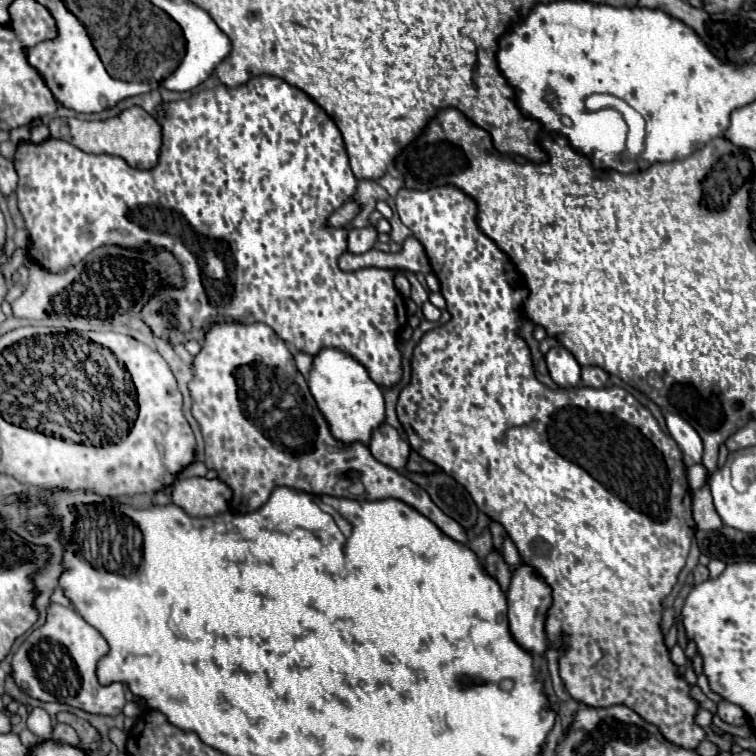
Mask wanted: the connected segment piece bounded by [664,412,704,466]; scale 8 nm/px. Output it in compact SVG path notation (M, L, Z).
M664 412L664 416L666 416L666 426L668 426L670 436L676 440L678 448L682 450L684 464L686 466L700 464L704 448L702 448L702 438L698 436L698 432L684 418L680 418L678 414Z

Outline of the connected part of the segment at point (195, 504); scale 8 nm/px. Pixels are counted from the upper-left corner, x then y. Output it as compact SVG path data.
M178 478L172 502L192 516L216 516L228 510L232 488L220 478Z

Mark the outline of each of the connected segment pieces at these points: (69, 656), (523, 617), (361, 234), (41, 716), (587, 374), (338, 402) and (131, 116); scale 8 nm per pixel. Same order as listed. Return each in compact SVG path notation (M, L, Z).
M48 606L46 622L24 636L12 656L12 678L16 686L40 702L60 702L90 714L118 716L126 704L124 686L100 686L96 680L96 662L108 652L102 634L90 626L74 608Z
M520 566L512 574L512 584L506 592L508 598L508 624L510 624L510 634L514 636L514 642L524 648L532 656L544 656L546 652L546 632L544 632L544 614L546 608L550 606L550 588L546 582L534 574L530 566Z
M366 226L366 228L354 228L348 232L348 252L352 254L362 254L368 252L374 242L376 242L376 228L374 226Z
M34 708L28 715L27 727L35 735L44 739L50 739L52 726L50 726L50 716L42 708Z
M584 366L582 368L582 384L590 388L604 388L608 382L608 374L598 366Z
M322 350L314 358L314 366L308 374L308 386L318 410L330 426L332 436L346 446L354 442L368 444L372 432L384 422L384 398L380 386L368 378L364 366L340 350Z
M132 106L124 110L120 116L108 118L104 122L100 120L86 122L78 118L68 118L64 120L64 124L68 124L70 128L70 142L82 152L112 154L126 160L132 168L140 168L140 170L150 170L158 164L158 156L162 148L162 126L152 114L148 114L140 106Z

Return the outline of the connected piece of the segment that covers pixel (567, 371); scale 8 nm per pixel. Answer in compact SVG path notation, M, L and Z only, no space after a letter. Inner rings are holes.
M554 346L544 358L548 364L550 378L560 388L574 388L580 384L580 364L568 350L564 350L562 346Z

